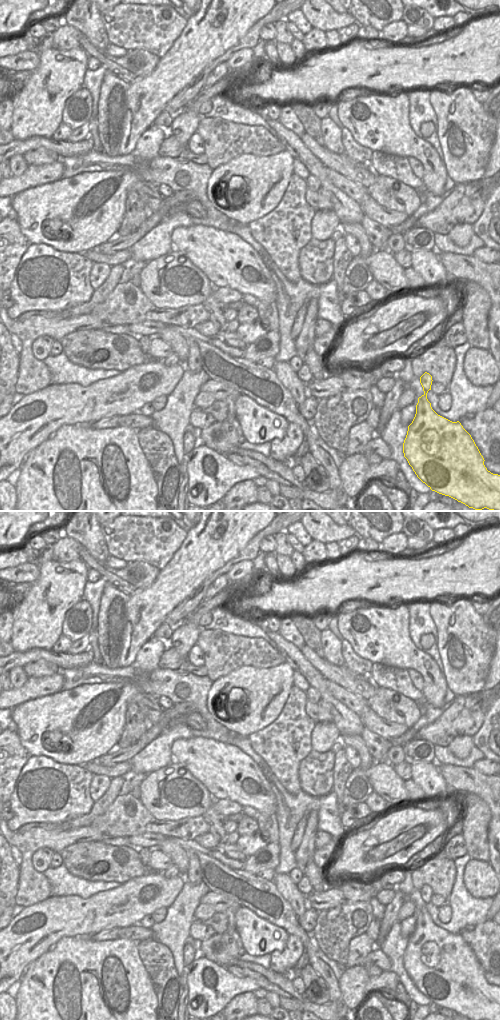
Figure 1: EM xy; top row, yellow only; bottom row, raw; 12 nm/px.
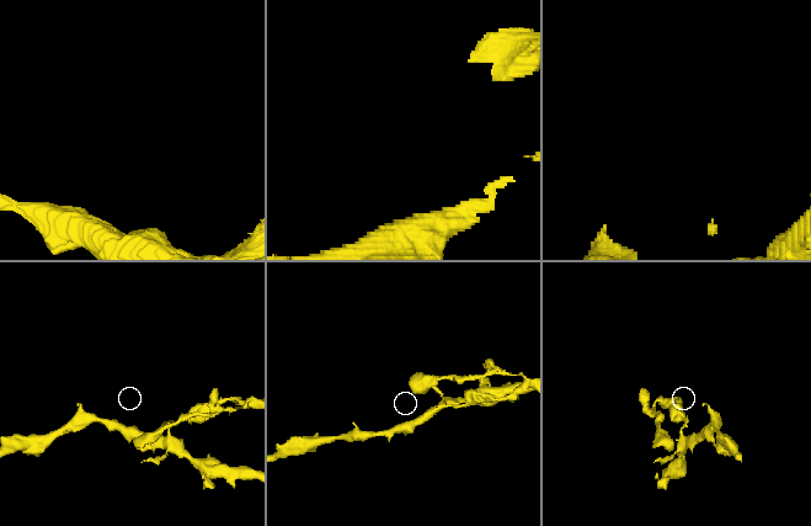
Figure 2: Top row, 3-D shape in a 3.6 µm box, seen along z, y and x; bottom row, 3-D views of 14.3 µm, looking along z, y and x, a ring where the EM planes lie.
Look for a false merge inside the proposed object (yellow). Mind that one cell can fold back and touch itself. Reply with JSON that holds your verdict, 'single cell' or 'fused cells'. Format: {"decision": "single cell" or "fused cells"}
{"decision": "fused cells"}

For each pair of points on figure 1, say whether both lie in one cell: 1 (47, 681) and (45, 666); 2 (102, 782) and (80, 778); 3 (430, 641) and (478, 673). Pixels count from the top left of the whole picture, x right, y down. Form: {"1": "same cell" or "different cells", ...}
{"1": "different cells", "2": "different cells", "3": "different cells"}

